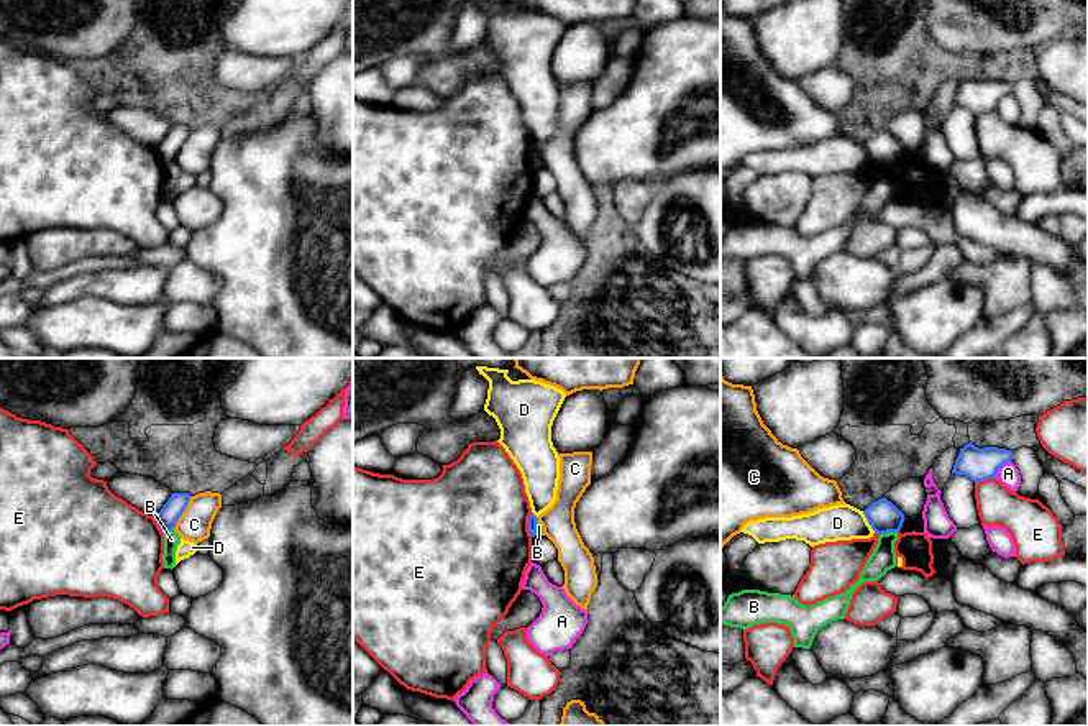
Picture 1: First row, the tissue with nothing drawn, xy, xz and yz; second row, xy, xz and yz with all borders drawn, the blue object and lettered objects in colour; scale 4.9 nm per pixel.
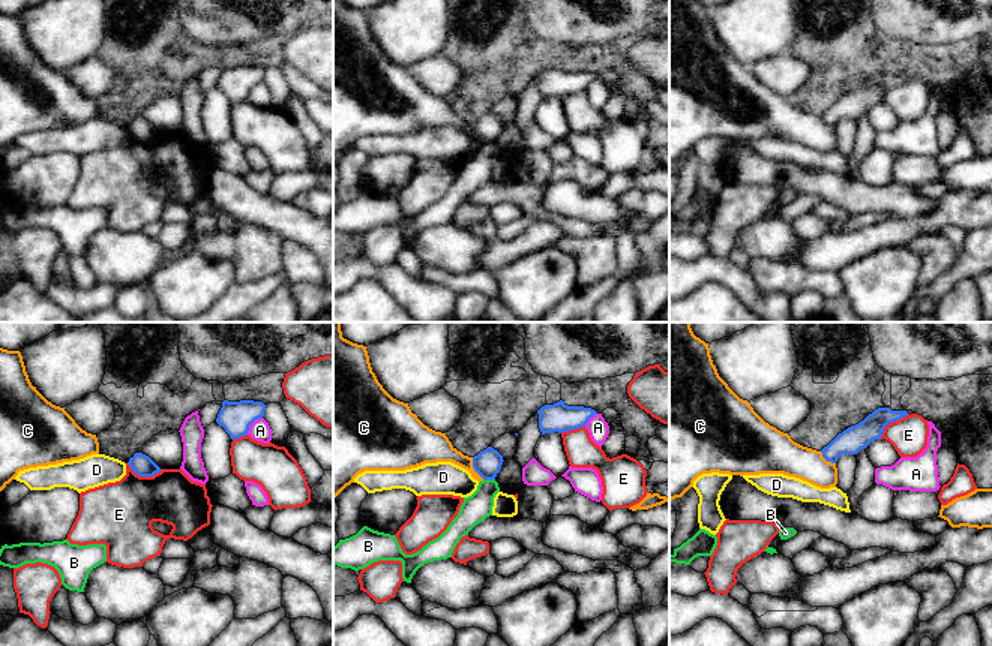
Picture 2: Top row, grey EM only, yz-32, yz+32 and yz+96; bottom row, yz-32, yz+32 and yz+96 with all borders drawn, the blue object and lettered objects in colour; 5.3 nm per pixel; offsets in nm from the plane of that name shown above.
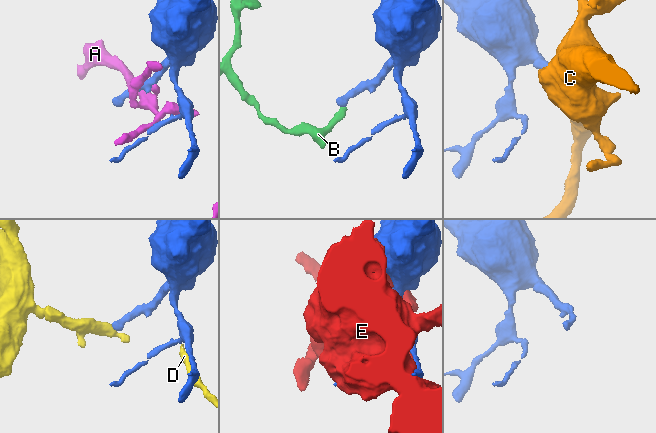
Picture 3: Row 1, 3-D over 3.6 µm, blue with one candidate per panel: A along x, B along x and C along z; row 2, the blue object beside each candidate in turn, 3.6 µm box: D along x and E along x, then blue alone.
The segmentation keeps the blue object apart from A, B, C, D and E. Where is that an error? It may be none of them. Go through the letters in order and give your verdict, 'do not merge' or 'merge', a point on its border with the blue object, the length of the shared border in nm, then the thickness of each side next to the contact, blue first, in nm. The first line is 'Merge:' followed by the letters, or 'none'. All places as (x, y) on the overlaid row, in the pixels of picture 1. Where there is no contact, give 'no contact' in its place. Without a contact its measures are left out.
Merge: none
A: do not merge; contact yz (1000, 467); length 120 nm; calibres 160 and 100 nm
B: do not merge; contact yz (888, 531); length 90 nm; calibres 160 and 120 nm
C: do not merge; contact xy (182, 511); length 180 nm; calibres 100 and 160 nm
D: do not merge; contact yz (867, 519); length 120 nm; calibres 160 and 180 nm
E: do not merge; contact xz (529, 524); length 120 nm; calibres 50 and 500 nm

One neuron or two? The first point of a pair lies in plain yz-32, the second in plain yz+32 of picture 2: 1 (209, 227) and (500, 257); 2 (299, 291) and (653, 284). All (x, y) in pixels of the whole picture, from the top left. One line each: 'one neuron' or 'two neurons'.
1: one neuron
2: one neuron

